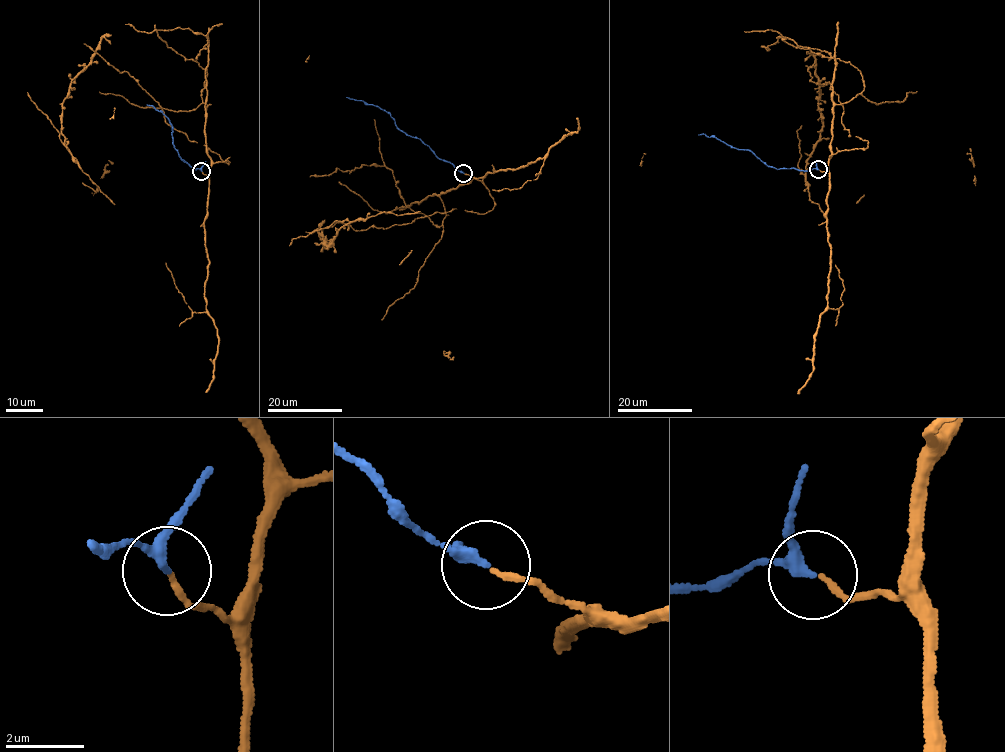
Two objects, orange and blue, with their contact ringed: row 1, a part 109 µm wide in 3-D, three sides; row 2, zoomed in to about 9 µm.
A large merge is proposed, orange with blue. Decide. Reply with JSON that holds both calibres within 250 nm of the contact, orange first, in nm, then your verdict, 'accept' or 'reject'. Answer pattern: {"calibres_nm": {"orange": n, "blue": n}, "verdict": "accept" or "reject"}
{"calibres_nm": {"orange": 130, "blue": 200}, "verdict": "accept"}

